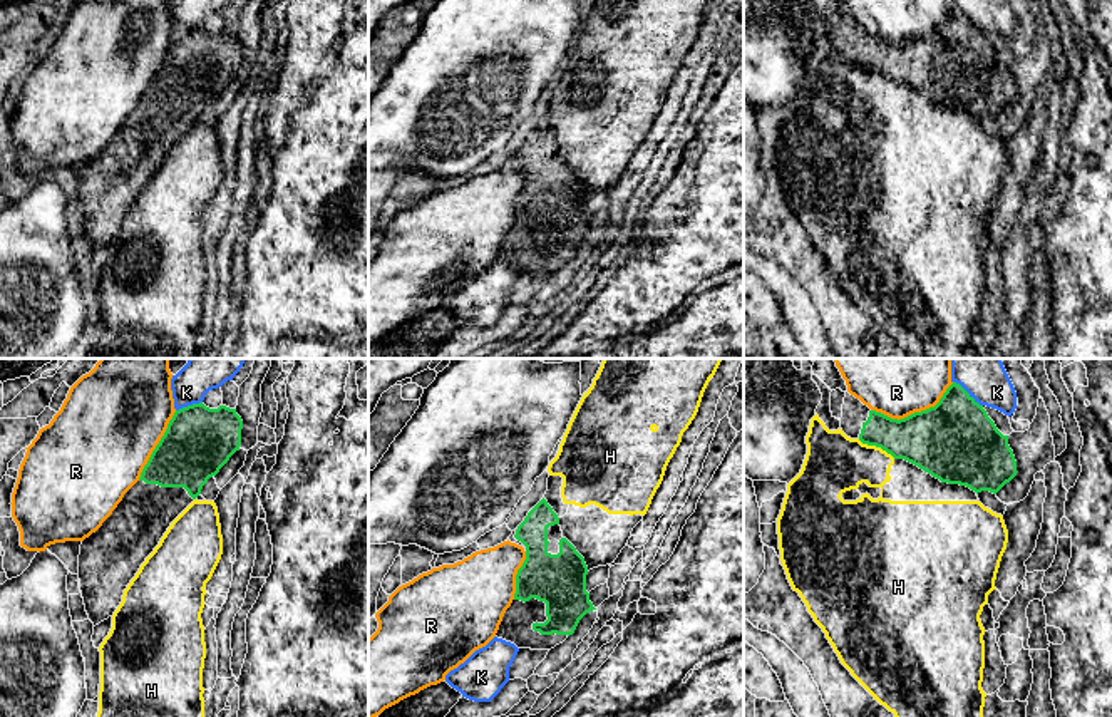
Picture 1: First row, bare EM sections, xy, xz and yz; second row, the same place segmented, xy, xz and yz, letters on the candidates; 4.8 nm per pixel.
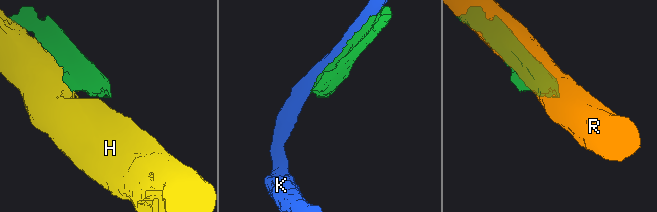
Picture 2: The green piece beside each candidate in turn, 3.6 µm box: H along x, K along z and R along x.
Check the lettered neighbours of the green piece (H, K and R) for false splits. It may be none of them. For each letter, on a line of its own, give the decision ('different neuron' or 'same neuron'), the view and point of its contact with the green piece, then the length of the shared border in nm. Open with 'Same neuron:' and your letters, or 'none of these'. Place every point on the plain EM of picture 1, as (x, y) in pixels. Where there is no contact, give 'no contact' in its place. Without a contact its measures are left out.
Same neuron: none of these
H: different neuron | yz (876, 71) | 200 nm
K: different neuron | yz (967, 17) | 190 nm
R: different neuron | yz (915, 37) | 420 nm

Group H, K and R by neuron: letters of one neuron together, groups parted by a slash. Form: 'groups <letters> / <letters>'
groups H / K / R

